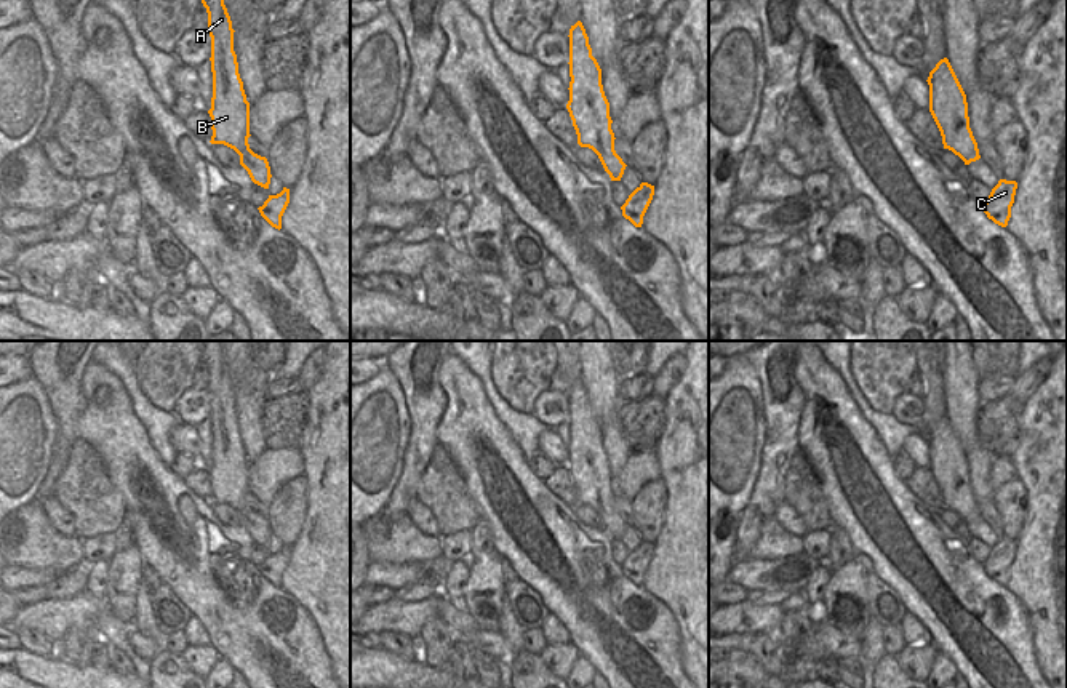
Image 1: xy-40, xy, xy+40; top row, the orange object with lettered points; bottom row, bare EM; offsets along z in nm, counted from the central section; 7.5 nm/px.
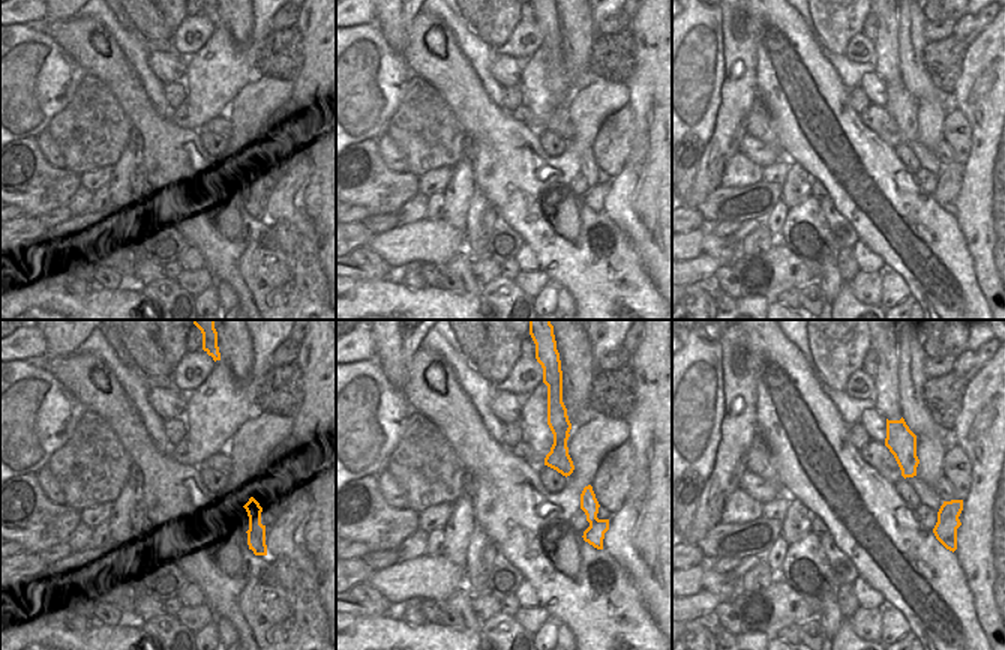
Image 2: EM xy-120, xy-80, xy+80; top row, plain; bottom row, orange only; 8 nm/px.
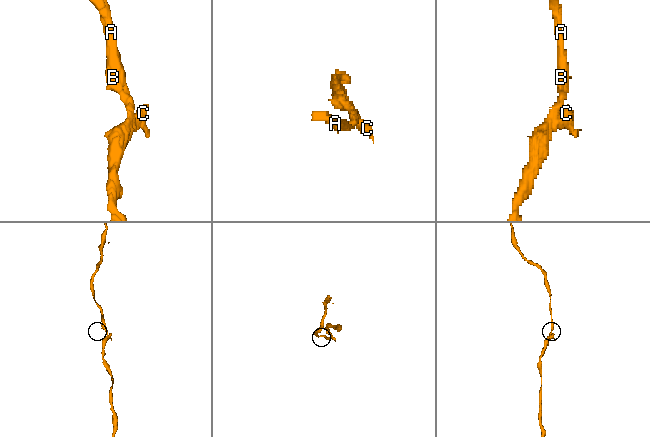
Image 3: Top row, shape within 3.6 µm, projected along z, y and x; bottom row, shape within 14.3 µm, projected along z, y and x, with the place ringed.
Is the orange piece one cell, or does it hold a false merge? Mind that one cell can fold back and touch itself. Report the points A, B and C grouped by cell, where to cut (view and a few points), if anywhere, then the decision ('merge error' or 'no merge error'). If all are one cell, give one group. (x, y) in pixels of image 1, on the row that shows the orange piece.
A B C | no cut | no merge error

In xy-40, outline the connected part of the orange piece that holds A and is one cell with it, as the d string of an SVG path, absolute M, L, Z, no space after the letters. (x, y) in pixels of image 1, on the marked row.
M202 0L208 13L208 34L211 37L213 98L211 144L224 144L240 155L240 165L251 181L264 189L270 184L270 166L266 157L250 149L250 102L238 74L234 51L232 21L224 0Z

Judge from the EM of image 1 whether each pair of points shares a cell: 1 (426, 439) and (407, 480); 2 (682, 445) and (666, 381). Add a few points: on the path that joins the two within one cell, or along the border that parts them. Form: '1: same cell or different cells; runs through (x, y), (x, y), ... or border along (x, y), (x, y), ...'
1: same cell; runs through (419, 448), (413, 471)
2: different cells; border along (685, 357), (685, 370), (664, 399)

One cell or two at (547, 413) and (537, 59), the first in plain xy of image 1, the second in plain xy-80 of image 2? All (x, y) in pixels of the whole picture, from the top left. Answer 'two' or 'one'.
two

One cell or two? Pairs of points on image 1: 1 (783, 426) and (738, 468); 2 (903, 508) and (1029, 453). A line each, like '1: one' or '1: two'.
1: two
2: two

